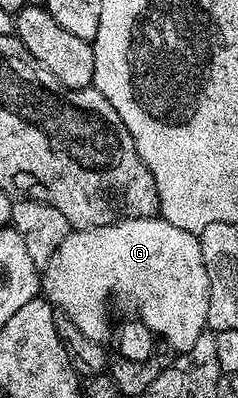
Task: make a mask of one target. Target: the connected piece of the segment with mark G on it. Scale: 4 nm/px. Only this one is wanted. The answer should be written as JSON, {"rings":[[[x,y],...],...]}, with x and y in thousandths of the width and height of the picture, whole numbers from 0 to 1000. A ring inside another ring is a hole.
{"rings":[[[672,543],[634,548],[517,548],[504,558],[466,563],[462,568],[382,568],[370,573],[311,575],[286,593],[282,603],[265,603],[265,613],[248,613],[248,623],[231,623],[231,643],[214,643],[214,653],[181,673],[172,688],[172,729],[185,746],[206,751],[206,761],[231,771],[269,796],[298,804],[298,814],[315,814],[315,824],[332,824],[332,834],[349,834],[349,844],[382,844],[382,854],[437,862],[441,847],[462,847],[466,819],[458,829],[458,746],[471,739],[529,739],[550,756],[576,766],[571,786],[584,791],[592,809],[618,814],[618,824],[664,852],[676,849],[714,869],[706,877],[727,884],[773,884],[798,879],[819,864],[819,854],[836,854],[836,844],[866,837],[870,822],[870,764],[878,761],[878,696],[870,693],[870,673],[853,653],[853,633],[845,631],[840,595],[807,578],[773,578],[769,573],[735,573],[735,563],[697,558]]]}

